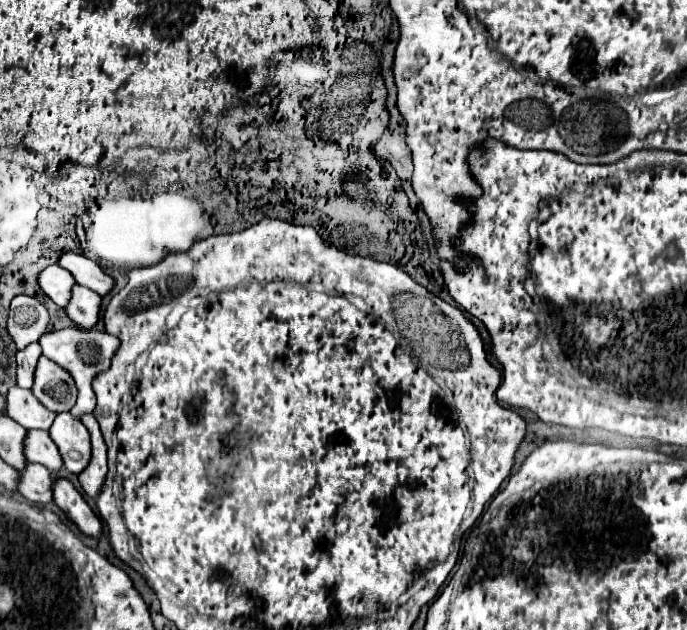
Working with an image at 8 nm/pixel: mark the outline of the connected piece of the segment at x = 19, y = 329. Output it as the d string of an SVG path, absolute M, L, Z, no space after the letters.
M16 296L10 306L8 334L14 338L18 350L38 342L48 332L50 314L42 302L32 296Z

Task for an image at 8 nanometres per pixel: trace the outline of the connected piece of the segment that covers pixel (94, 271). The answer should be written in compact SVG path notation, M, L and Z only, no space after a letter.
M66 252L66 254L60 256L58 264L64 266L64 268L68 268L80 286L90 288L90 290L98 292L100 296L106 296L114 288L114 278L110 274L106 274L100 268L98 262L82 256L82 254Z

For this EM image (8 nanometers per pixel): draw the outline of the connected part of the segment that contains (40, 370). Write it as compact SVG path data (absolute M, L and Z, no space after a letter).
M44 356L40 358L36 368L36 382L32 392L48 410L54 412L70 412L78 396L70 372Z

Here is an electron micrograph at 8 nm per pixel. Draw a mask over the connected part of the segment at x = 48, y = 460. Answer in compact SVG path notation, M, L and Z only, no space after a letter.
M32 430L28 432L28 446L26 446L28 460L34 464L42 464L48 470L60 470L64 466L64 460L58 452L58 446L52 442L50 434L44 430Z

